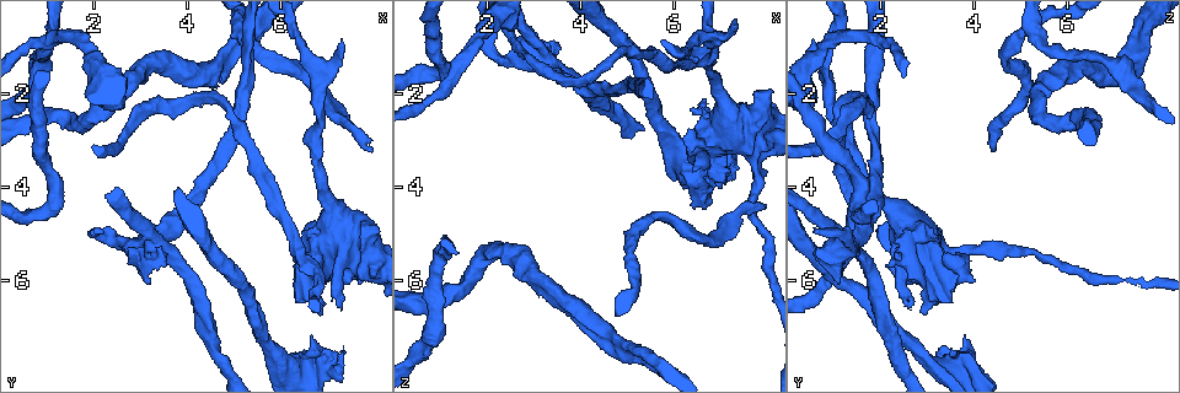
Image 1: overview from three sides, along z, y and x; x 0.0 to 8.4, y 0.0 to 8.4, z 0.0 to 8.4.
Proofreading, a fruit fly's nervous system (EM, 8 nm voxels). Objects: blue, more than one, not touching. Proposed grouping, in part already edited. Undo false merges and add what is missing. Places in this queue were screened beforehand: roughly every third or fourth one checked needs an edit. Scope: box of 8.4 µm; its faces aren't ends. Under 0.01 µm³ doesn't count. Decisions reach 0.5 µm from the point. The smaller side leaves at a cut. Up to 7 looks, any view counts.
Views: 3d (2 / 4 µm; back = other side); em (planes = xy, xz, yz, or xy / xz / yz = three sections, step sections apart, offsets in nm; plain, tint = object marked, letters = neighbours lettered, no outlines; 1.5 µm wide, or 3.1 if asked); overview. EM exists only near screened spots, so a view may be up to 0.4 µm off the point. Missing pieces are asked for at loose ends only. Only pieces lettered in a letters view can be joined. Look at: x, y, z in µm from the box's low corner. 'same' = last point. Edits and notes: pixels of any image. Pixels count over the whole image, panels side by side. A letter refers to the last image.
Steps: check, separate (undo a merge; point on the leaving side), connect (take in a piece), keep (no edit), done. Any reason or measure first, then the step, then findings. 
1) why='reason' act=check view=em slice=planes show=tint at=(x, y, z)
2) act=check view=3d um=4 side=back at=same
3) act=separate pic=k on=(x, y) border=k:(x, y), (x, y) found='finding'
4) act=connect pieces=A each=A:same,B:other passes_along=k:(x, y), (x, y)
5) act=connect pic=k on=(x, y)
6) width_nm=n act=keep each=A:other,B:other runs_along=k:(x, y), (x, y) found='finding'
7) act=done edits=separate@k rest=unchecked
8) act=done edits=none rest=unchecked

why='abrupt turn' act=check view=3d um=4 at=(1.10, 4.40, 1.50)

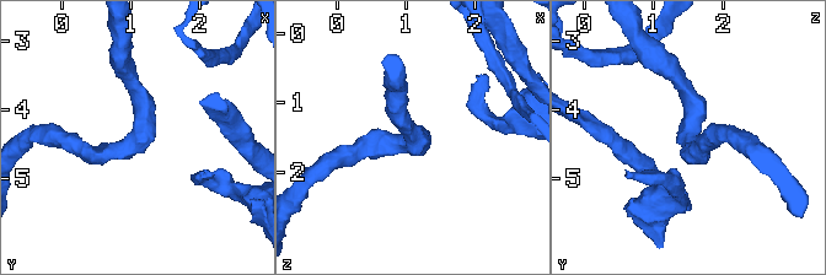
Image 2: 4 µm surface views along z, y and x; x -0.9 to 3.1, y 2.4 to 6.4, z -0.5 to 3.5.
arm_widths_nm=220,260 act=check view=em slice=planes show=letters at=(1.10, 4.35, 1.50)

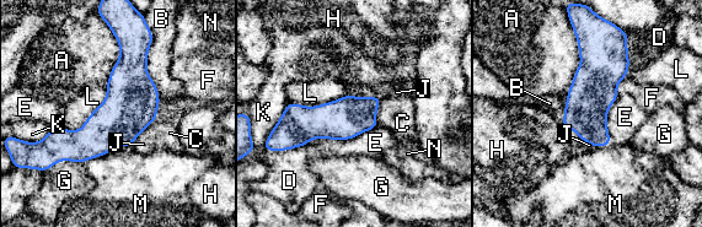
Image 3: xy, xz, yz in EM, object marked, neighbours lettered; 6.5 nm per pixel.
longest_contact=B:500nm act=keep each=A:other,B:other,C:other,D:other,E:other,F:other,G:other,H:other,J:other,K:other,L:other,M:other,N:other found='all the same neuron'

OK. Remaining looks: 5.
why='free end' act=check view=3d um=2 at=(7.35, 7.50, 3.30)

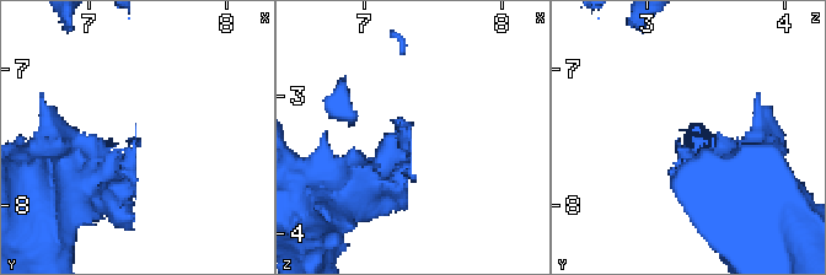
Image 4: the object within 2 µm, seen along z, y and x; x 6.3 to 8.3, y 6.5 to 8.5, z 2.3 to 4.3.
why='need the tissue' act=check view=em slice=planes show=letters at=(7.32, 7.46, 3.30)

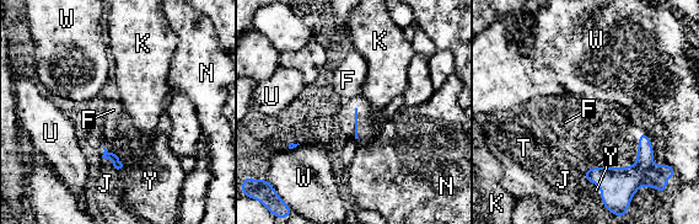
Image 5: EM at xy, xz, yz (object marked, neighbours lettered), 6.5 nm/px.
act=keep each=F:other,J:other,K:other,N:other,T:other,U:other,W:other,Y:other border=5:(111, 150), (119, 156), (123, 164) found='none of them fits'

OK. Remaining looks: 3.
why='an open end' act=check view=em slice=xz step=8 show=letters at=(7.20, 0.85, 0.50)

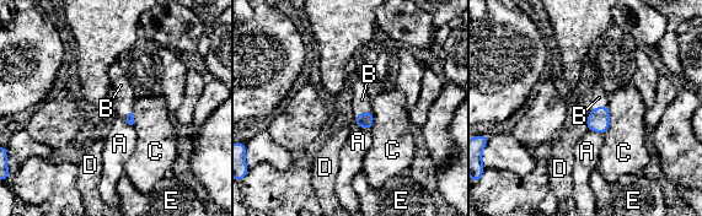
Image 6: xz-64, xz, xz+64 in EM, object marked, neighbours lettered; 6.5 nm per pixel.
act=connect pieces=B each=A:other,B:same,C:other,D:other,E:other passes_along=6:(365, 120), (362, 113), (362, 100) found='the neuron continues'

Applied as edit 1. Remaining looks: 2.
act=done edits=connect@6 rest=unchecked

